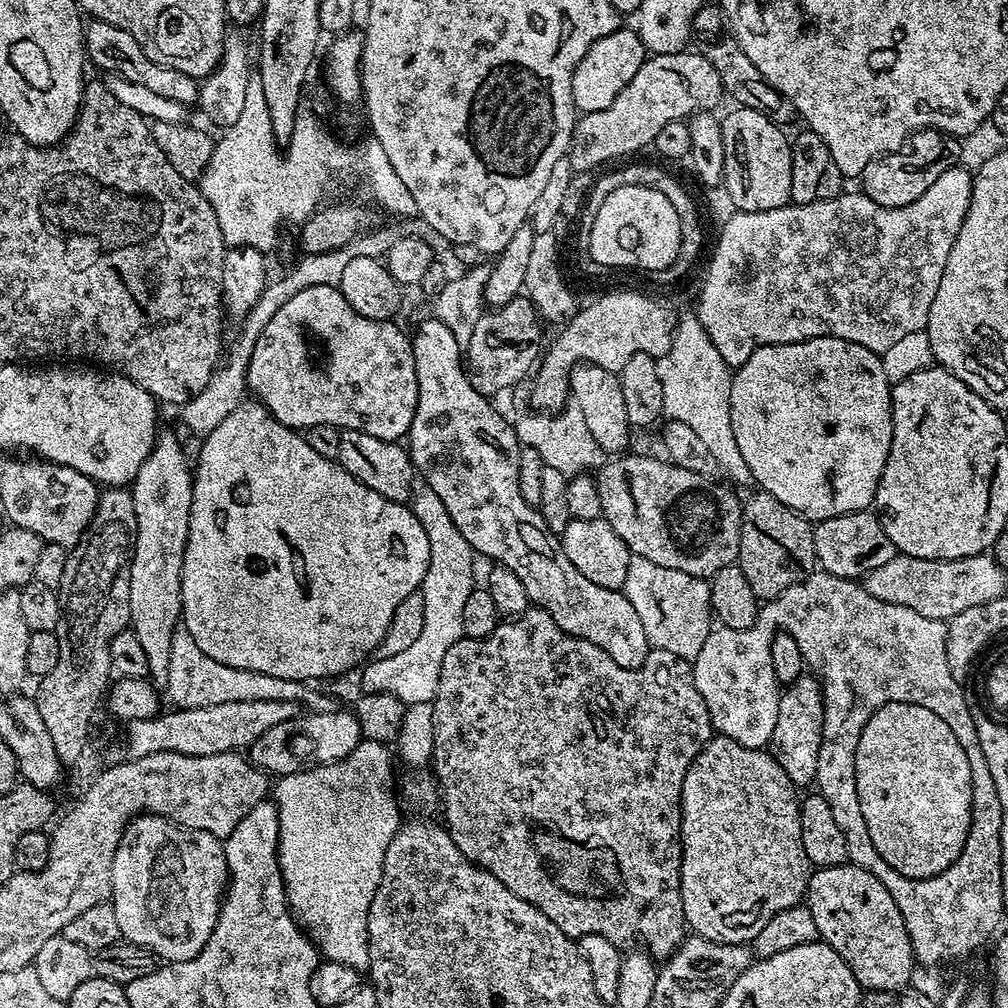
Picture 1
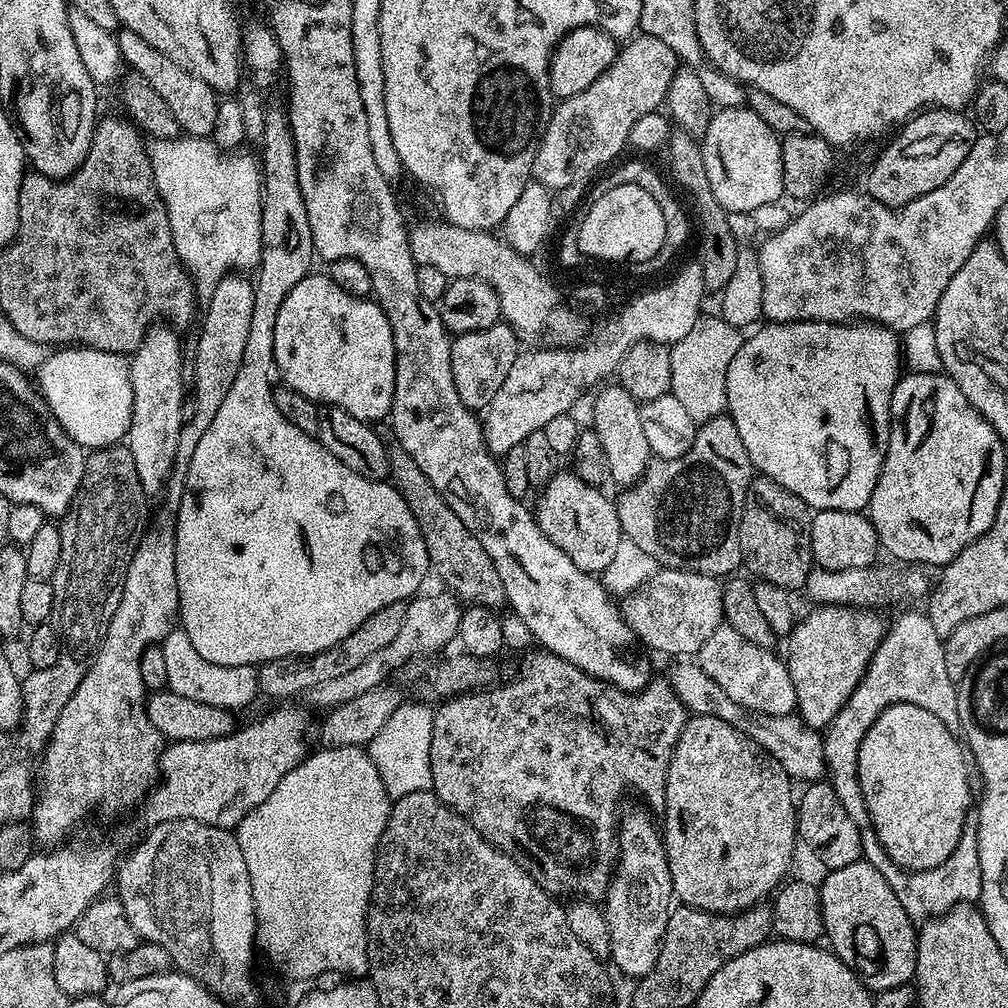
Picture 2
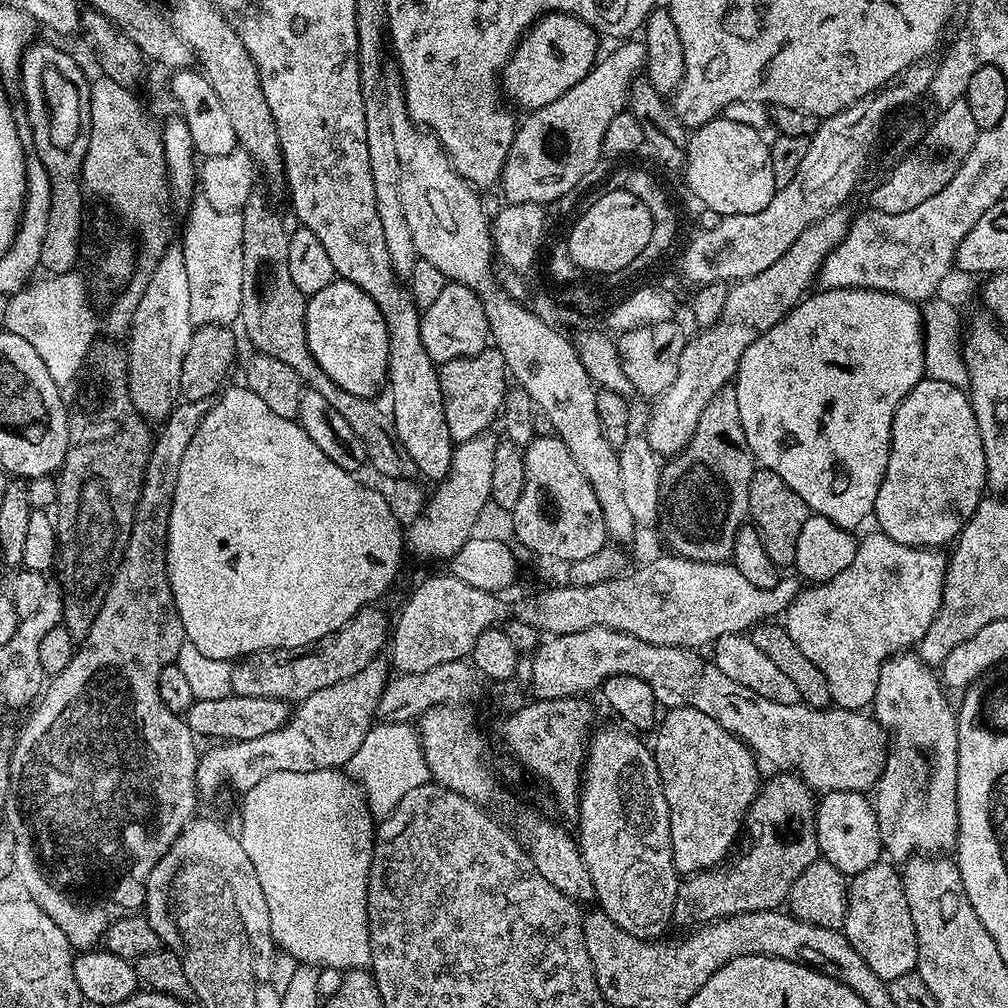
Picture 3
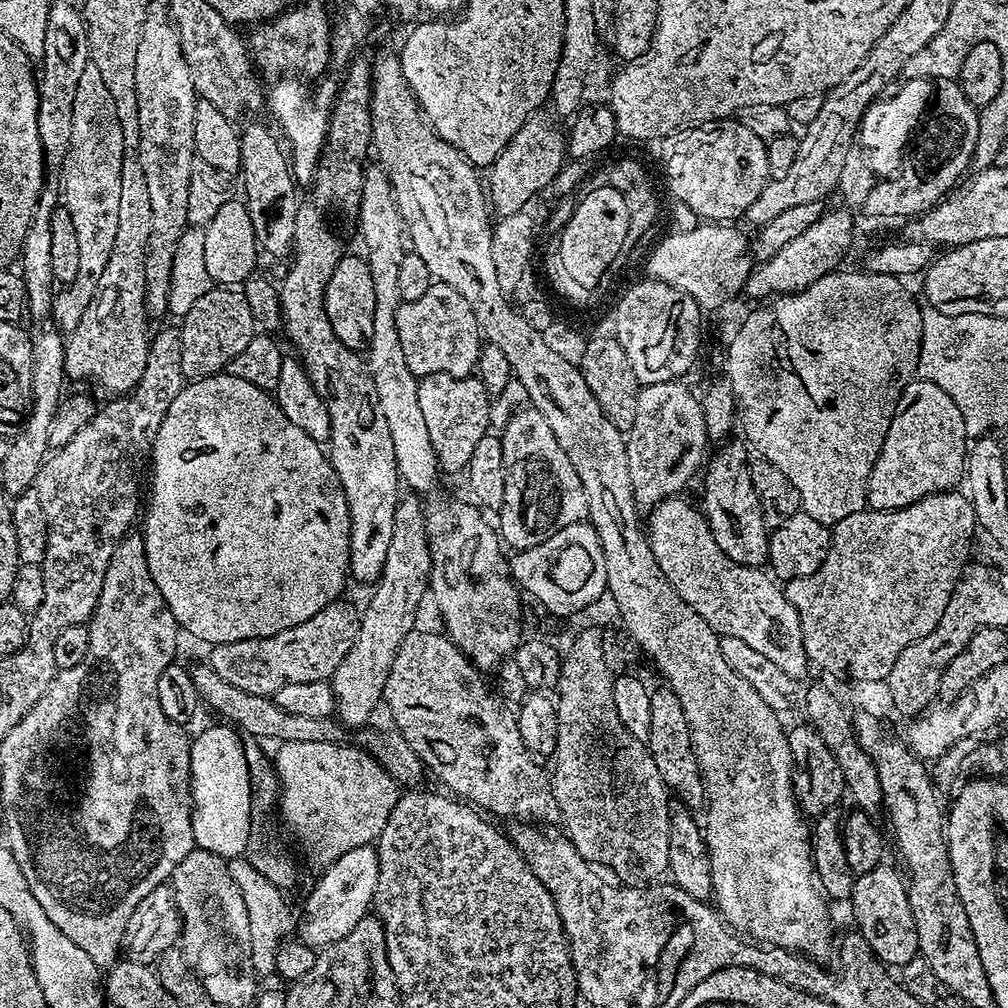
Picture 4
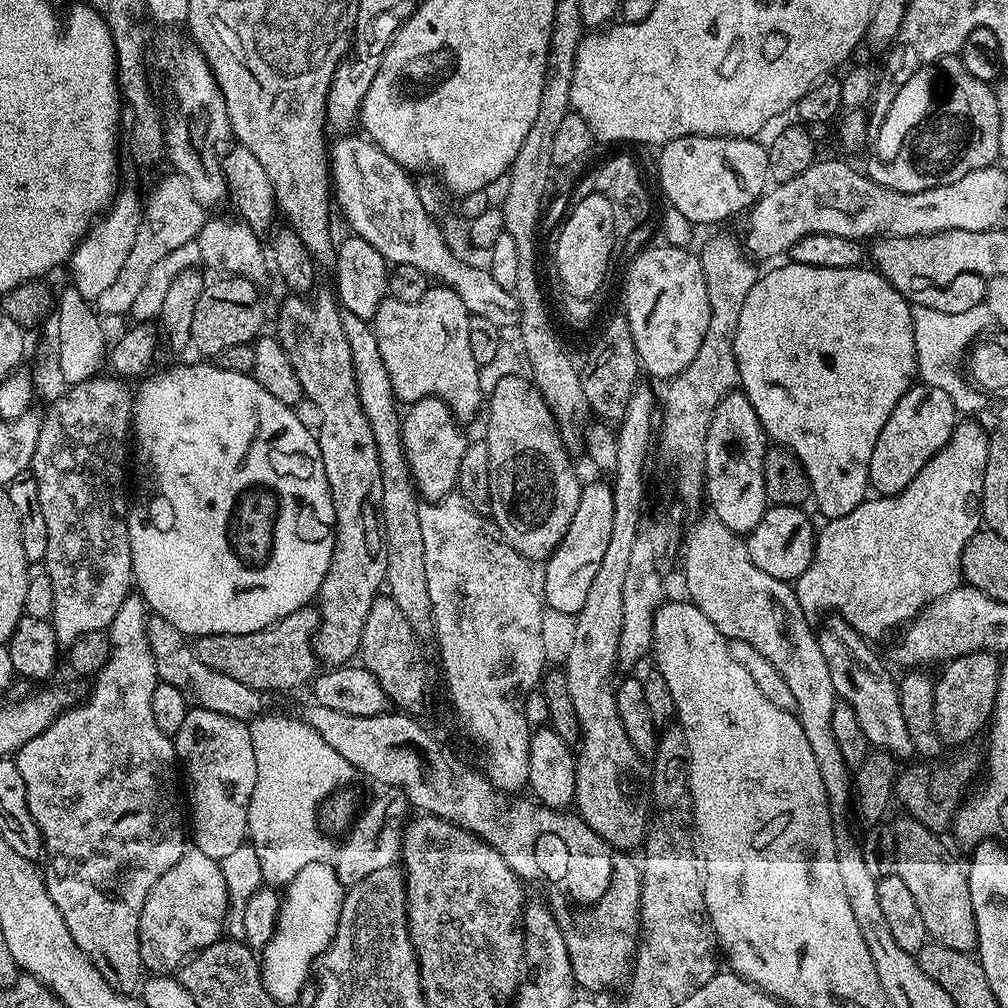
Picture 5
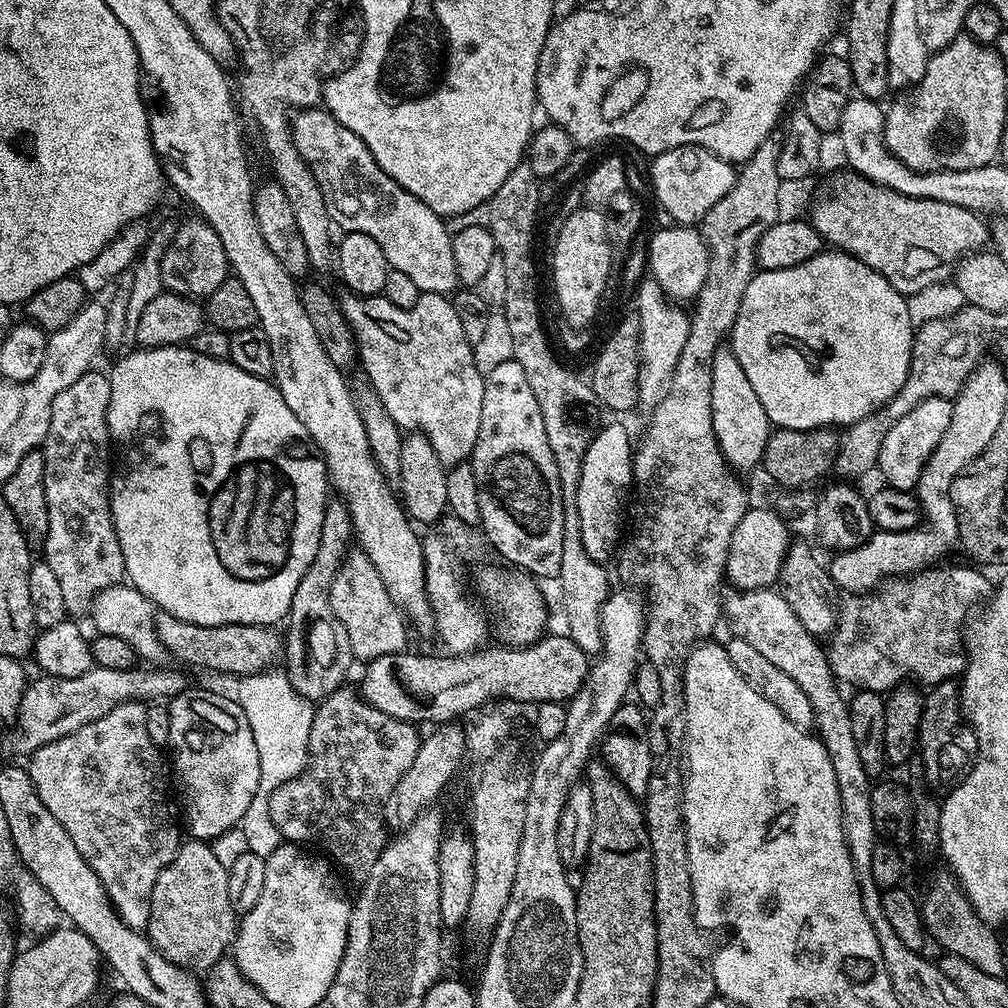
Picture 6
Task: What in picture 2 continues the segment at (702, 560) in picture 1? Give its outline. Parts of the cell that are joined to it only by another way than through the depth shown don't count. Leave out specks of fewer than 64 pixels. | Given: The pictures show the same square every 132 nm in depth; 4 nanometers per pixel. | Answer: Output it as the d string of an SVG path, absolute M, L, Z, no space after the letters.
M727 414L703 421L697 427L689 452L673 460L665 460L659 466L661 468L657 470L656 476L649 475L638 484L625 487L621 491L624 493L620 500L615 501L621 533L641 550L646 550L646 554L650 554L657 565L701 572L717 578L731 577L735 573L732 571L742 564L740 519L746 490L754 475L752 459L750 454L746 454L746 446L742 443L742 434L738 434L738 426L734 426L732 417Z

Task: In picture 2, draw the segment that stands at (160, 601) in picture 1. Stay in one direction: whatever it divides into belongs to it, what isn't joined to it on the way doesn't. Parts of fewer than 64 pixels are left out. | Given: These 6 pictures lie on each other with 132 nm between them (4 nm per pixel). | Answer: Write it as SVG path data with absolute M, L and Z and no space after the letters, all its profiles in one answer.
M157 326L149 327L144 334L144 340L136 347L136 351L131 353L130 363L128 365L128 373L130 374L130 386L132 387L132 424L128 428L126 437L126 447L130 450L130 454L134 458L134 464L138 470L138 478L142 482L145 493L156 494L163 493L164 483L167 482L169 474L172 473L172 459L174 458L174 450L178 446L178 434L180 433L180 425L186 419L186 408L184 412L184 364L180 361L180 340L175 336L177 333L171 327L156 328Z

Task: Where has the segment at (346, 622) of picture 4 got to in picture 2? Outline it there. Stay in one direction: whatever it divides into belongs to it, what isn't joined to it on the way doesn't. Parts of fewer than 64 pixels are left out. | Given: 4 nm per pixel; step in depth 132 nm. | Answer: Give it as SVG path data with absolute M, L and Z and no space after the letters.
M403 603L391 604L370 614L370 618L366 618L366 622L362 622L362 626L358 626L358 630L354 630L354 634L346 634L346 638L342 638L342 642L330 646L325 652L315 652L313 656L287 656L277 660L267 660L264 664L259 665L257 671L259 691L264 696L266 694L280 700L276 702L289 701L286 699L290 696L303 697L321 682L331 682L332 679L339 678L341 674L355 670L370 658L374 658L374 654L378 654L378 650L386 650L386 646L390 646L390 642L394 642L394 637L402 626L402 618L406 618L405 605Z

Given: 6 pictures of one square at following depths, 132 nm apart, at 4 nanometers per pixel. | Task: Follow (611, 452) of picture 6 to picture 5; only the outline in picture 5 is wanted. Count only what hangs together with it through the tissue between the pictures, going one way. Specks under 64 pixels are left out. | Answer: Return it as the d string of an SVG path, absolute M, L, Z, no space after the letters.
M585 483L580 489L578 510L574 510L574 518L570 518L570 526L562 542L542 564L542 600L545 605L551 606L555 600L579 602L586 598L586 590L590 590L590 582L594 582L594 573L598 571L598 566L606 554L606 546L610 542L610 529L613 526L614 498L611 483Z

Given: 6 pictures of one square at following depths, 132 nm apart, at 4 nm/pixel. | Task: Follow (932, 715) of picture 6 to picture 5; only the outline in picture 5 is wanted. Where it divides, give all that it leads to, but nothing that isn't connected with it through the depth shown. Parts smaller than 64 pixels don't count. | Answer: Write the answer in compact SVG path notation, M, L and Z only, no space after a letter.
M983 651L956 657L939 669L940 676L935 677L934 686L934 722L945 745L967 745L964 744L967 740L985 731L996 711L1000 665L1001 661L993 653Z

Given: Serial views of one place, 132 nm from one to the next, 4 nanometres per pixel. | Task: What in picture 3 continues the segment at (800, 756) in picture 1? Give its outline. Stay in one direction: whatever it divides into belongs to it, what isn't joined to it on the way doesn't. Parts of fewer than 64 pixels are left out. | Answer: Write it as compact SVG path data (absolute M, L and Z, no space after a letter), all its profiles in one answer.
M873 530L865 540L861 539L857 543L854 562L850 562L850 566L846 566L846 570L842 570L842 574L834 574L834 578L817 583L815 586L805 587L797 594L796 600L783 612L782 623L790 634L790 638L794 638L794 646L798 646L798 650L802 650L802 654L806 654L806 658L810 658L810 662L814 662L814 666L818 666L818 670L822 670L822 674L826 674L826 682L830 686L832 704L835 707L864 710L867 709L867 704L869 707L875 701L876 683L884 663L892 659L893 656L911 649L908 648L911 644L912 647L919 645L920 639L926 634L926 630L930 630L930 622L934 622L934 618L940 609L942 594L944 593L944 579L947 573L948 556L943 551L931 548L911 548L902 542L894 542L894 538L890 538L884 532Z

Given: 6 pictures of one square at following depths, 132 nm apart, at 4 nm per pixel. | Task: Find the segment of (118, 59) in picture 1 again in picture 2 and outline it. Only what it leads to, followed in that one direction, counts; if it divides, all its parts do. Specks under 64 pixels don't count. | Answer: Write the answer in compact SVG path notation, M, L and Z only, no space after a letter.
M120 30L115 33L116 41L120 47L120 59L124 61L131 69L139 72L150 86L170 106L170 114L178 122L181 133L187 134L192 138L208 138L215 133L216 119L218 118L218 94L202 78L190 74L190 70L182 70L178 62L174 62L168 56L163 56L158 50L154 50L145 40L140 40L138 34L127 30Z

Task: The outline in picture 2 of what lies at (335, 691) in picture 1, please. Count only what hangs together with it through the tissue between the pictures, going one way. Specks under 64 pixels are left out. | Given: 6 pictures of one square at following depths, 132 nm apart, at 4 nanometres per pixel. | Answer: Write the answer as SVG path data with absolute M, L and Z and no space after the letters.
M183 628L172 629L160 647L163 650L169 691L196 702L205 702L207 705L222 706L233 710L239 710L248 705L255 696L259 695L257 669L253 665L218 666L217 663L206 661L198 650L194 650L194 644Z

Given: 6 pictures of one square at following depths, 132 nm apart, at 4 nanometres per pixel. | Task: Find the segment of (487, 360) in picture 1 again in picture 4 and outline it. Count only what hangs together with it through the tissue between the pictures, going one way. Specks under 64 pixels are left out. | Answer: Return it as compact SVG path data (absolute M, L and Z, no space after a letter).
M445 372L419 377L418 406L426 418L426 430L430 430L430 442L434 446L436 463L448 472L463 473L467 469L474 450L483 436L489 435L488 388L475 375L451 376Z

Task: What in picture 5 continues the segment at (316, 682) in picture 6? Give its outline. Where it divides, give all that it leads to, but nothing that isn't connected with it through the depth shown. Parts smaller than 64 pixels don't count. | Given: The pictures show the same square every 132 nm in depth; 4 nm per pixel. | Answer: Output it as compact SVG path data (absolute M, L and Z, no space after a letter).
M322 290L318 296L312 297L298 294L286 297L274 334L286 350L304 396L312 399L320 415L320 432L315 433L315 438L332 495L336 537L330 566L320 587L320 627L312 638L312 651L321 665L344 666L351 661L348 660L351 656L359 653L366 614L385 587L387 554L380 517L382 472L378 446L359 401L352 354L342 330L340 308L335 295L328 292Z

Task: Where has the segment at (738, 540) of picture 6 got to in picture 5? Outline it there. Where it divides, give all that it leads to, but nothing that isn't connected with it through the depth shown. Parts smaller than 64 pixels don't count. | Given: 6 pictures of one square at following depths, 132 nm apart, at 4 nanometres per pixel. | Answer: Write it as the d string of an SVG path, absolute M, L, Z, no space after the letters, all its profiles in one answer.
M772 504L754 526L754 530L747 533L746 543L748 553L758 566L758 570L766 570L770 578L778 578L785 582L795 582L806 571L816 553L817 529L812 529L812 520L804 513L803 507L794 504Z

